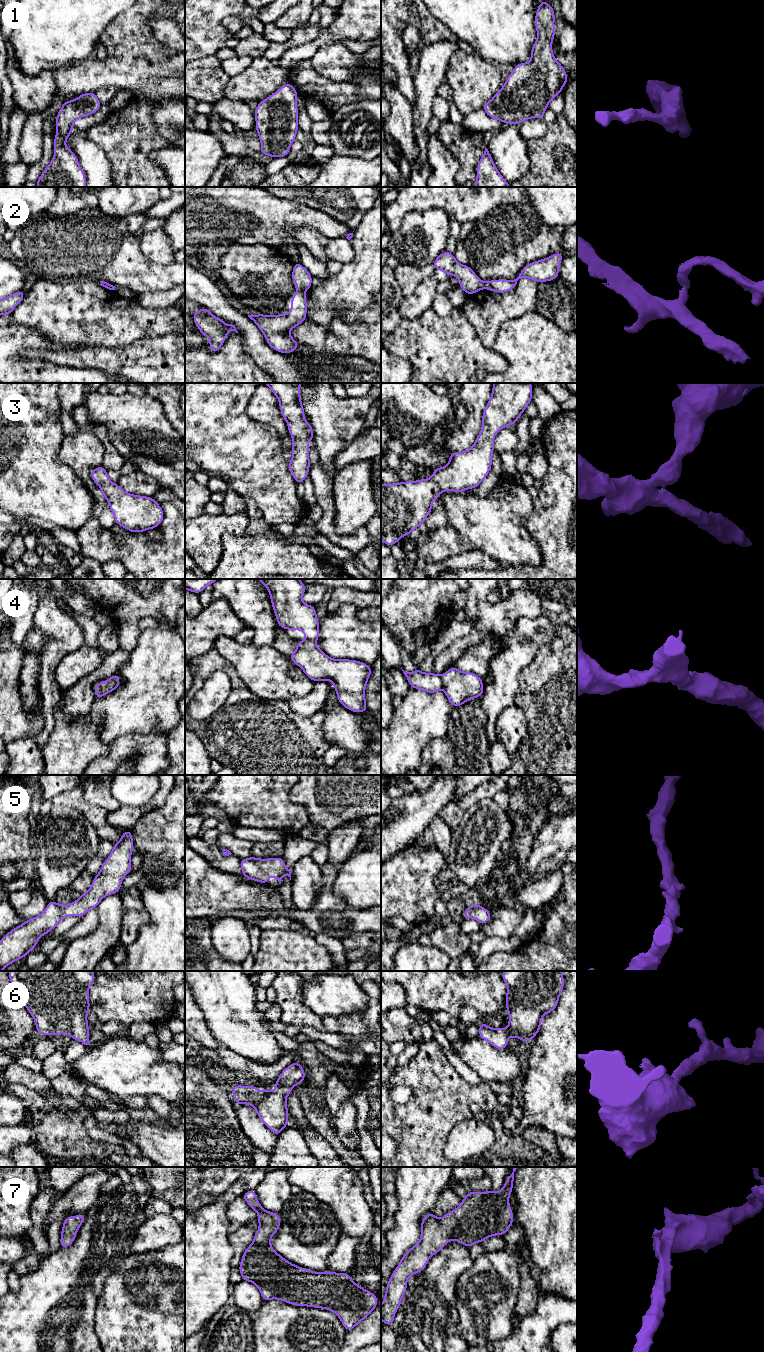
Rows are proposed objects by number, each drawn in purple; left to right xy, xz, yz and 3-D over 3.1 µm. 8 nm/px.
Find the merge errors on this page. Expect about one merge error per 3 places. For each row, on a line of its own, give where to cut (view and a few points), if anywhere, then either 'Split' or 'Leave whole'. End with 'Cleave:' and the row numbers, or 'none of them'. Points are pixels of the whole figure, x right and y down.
1: No split. Leave whole
2: Split along xz (298, 289), (304, 291). Split
3: No split. Leave whole
4: No split. Leave whole
5: No split. Leave whole
6: No split. Leave whole
7: No split. Leave whole
Cleave: 2

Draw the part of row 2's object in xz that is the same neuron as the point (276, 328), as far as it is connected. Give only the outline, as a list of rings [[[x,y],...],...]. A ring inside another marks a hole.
[[[298,290],[291,295],[291,312],[278,315],[251,314],[248,317],[264,334],[266,343],[275,351],[288,354],[297,350],[300,344],[289,332],[306,321],[307,302],[305,291]]]

